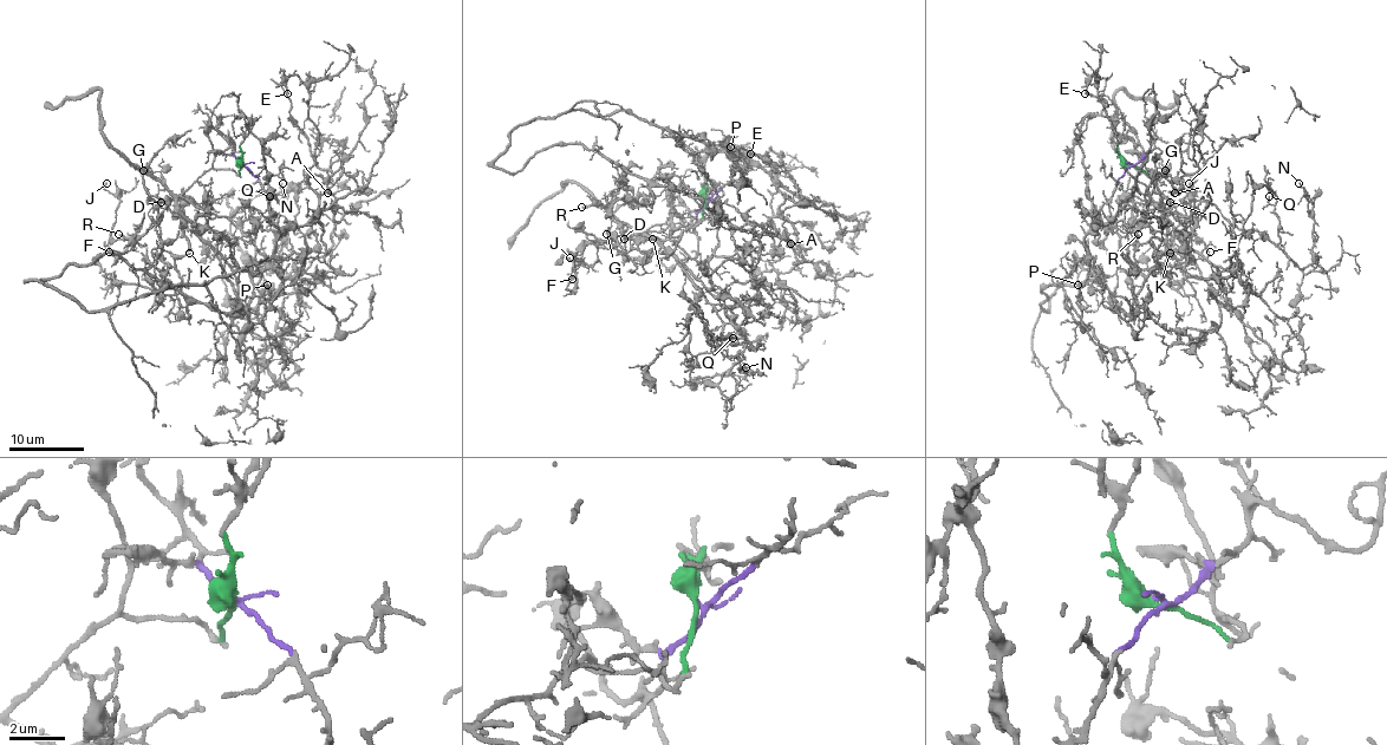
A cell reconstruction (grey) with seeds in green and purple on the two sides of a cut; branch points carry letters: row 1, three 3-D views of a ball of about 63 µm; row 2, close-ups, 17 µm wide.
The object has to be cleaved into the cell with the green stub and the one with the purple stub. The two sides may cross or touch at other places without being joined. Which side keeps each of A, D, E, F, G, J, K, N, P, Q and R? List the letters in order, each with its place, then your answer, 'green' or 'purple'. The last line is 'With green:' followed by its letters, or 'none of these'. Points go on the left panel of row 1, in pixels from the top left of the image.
A: at (327, 193); purple
D: at (161, 202); green
E: at (287, 93); purple
F: at (109, 252); green
G: at (143, 170); green
J: at (106, 183); green
K: at (189, 253); green
N: at (282, 183); green
P: at (267, 285); purple
Q: at (269, 196); green
R: at (118, 234); green
With green: D, F, G, J, K, N, Q, R

